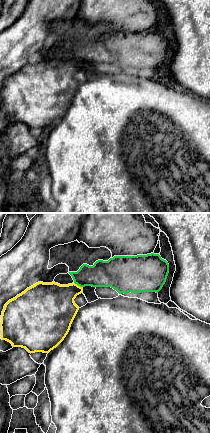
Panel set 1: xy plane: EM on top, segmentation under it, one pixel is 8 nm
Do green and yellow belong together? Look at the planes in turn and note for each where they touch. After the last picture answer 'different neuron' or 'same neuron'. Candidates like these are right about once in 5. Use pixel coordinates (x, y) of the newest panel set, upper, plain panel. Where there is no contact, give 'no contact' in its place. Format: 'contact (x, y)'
contact (78, 61)

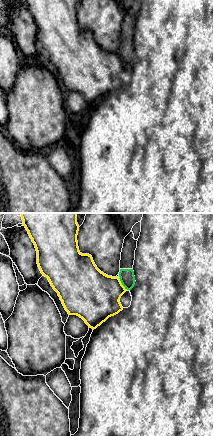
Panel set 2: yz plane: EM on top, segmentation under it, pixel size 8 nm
contact (122, 60)

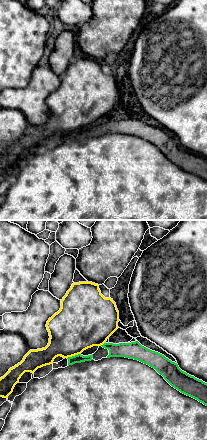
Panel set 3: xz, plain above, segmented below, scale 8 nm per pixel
contact (73, 132)

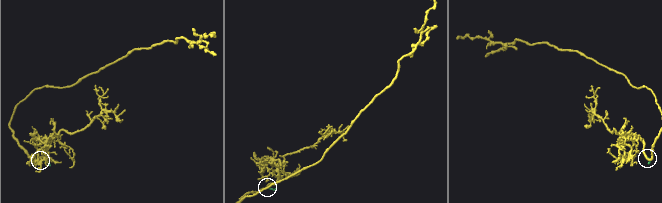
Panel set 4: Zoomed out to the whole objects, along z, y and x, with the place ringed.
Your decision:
different neuron

